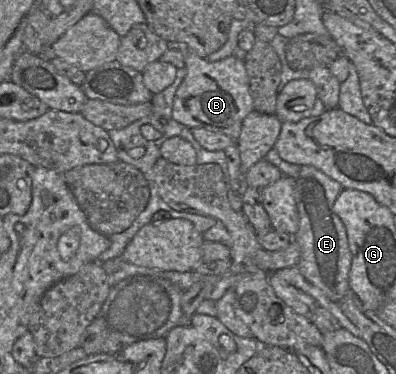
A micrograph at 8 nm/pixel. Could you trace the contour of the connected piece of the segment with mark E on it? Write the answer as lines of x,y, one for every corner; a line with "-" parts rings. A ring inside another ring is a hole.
302,165
295,179
298,230
293,240
299,246
296,267
303,277
320,289
331,301
338,302
345,296
355,295
349,284
352,255
346,228
333,206
344,189
336,180
311,165

